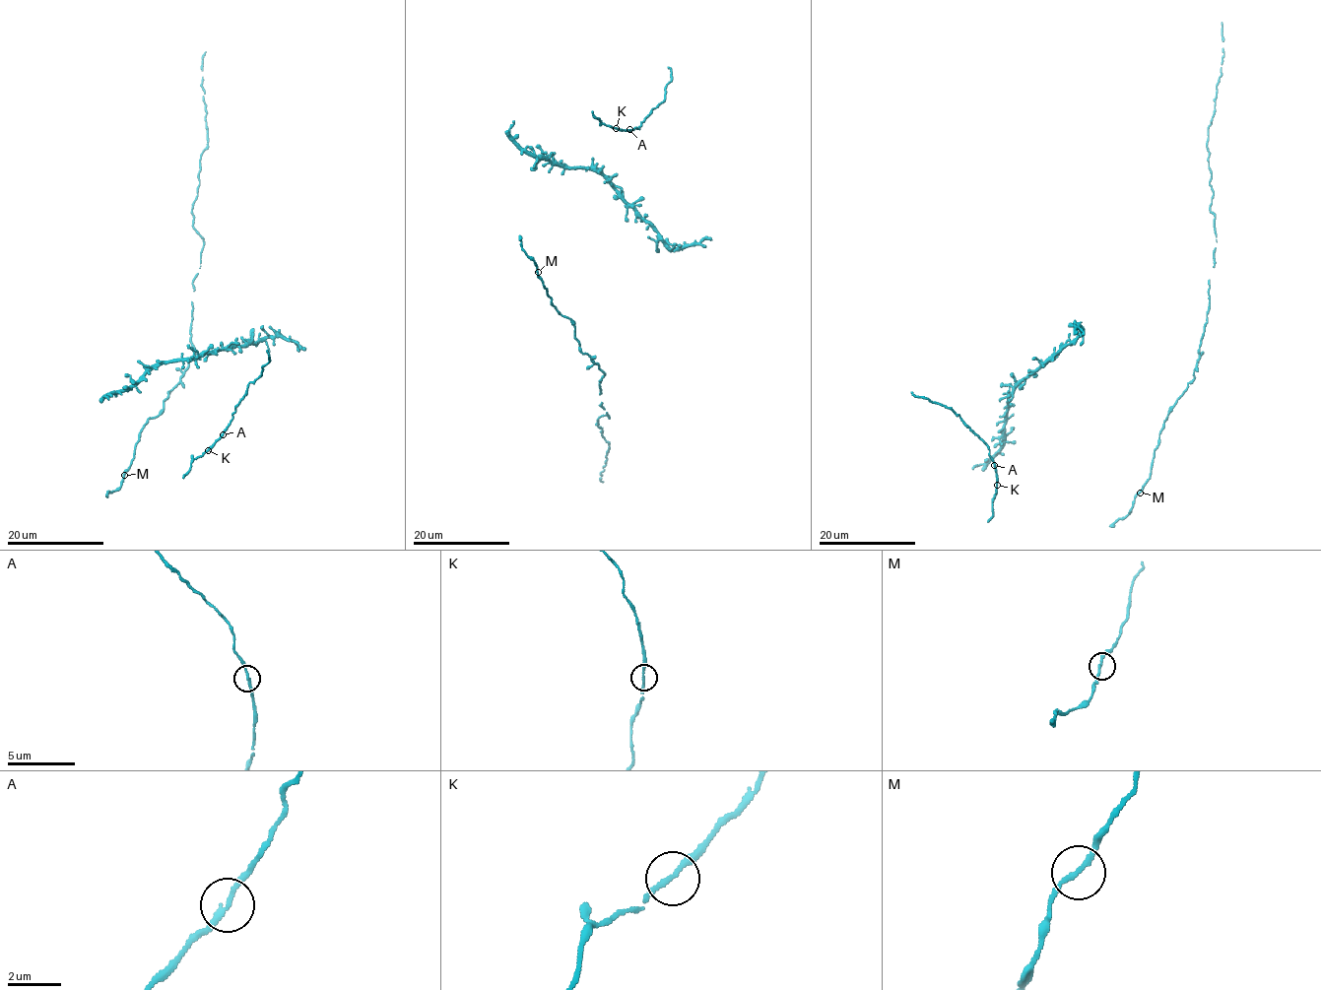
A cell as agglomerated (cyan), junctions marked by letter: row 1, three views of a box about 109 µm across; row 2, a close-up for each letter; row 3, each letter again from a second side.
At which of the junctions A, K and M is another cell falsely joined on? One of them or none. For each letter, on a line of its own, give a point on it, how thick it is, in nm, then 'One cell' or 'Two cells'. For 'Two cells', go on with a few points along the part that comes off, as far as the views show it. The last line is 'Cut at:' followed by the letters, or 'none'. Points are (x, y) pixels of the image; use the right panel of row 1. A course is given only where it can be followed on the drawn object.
A: Place: (994, 465). Thickness 180 nm. Two cells. Course of the part to remove: (993, 466), (988, 446), (951, 409), (928, 398), (915, 397), (910, 391)
K: Place: (997, 485). Thickness 180 nm. One cell
M: Place: (1140, 493). Thickness 170 nm. One cell
Cut at: A

